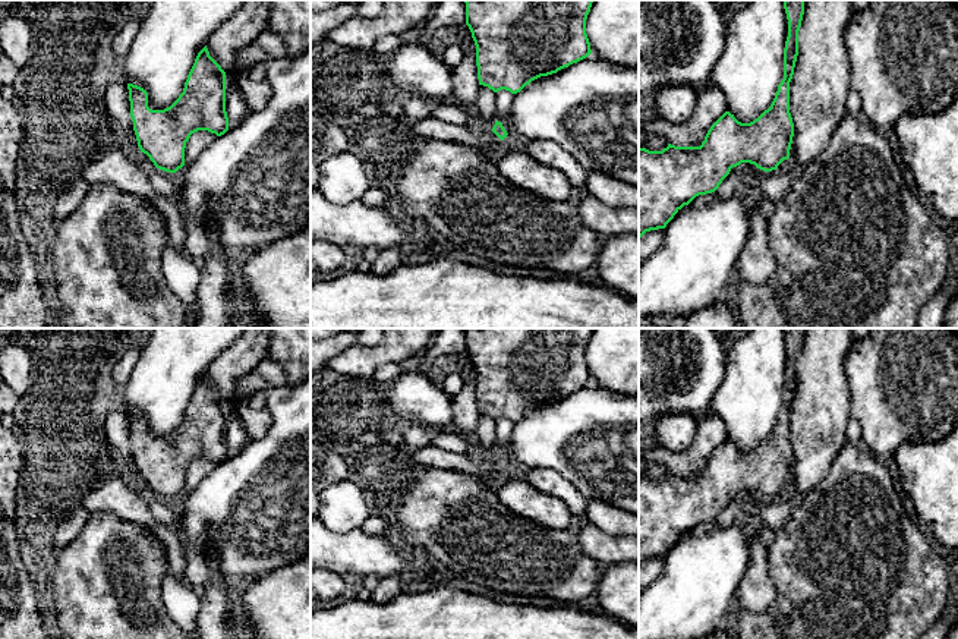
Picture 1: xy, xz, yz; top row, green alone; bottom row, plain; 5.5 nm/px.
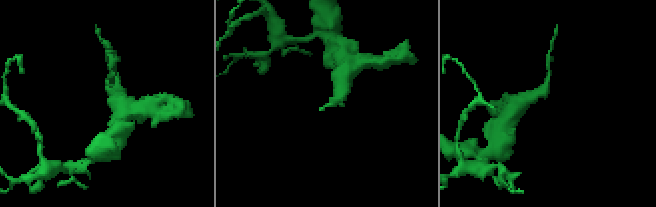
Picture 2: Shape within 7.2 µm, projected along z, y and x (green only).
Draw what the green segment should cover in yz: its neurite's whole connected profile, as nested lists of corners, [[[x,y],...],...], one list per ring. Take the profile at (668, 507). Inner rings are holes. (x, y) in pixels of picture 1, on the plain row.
[[[784,328],[788,365],[784,377],[784,407],[768,438],[750,451],[738,450],[725,440],[708,459],[700,475],[675,475],[662,479],[639,476],[639,567],[650,558],[665,557],[674,544],[696,525],[715,520],[732,495],[754,492],[763,500],[776,498],[790,487],[794,451],[790,441],[790,410],[798,384],[798,359],[804,343],[804,328]]]

